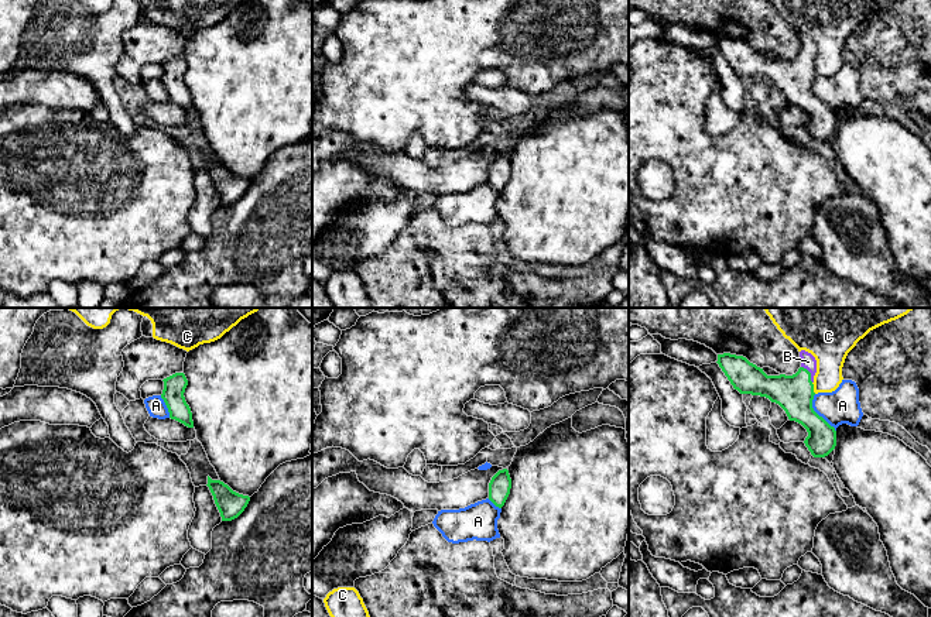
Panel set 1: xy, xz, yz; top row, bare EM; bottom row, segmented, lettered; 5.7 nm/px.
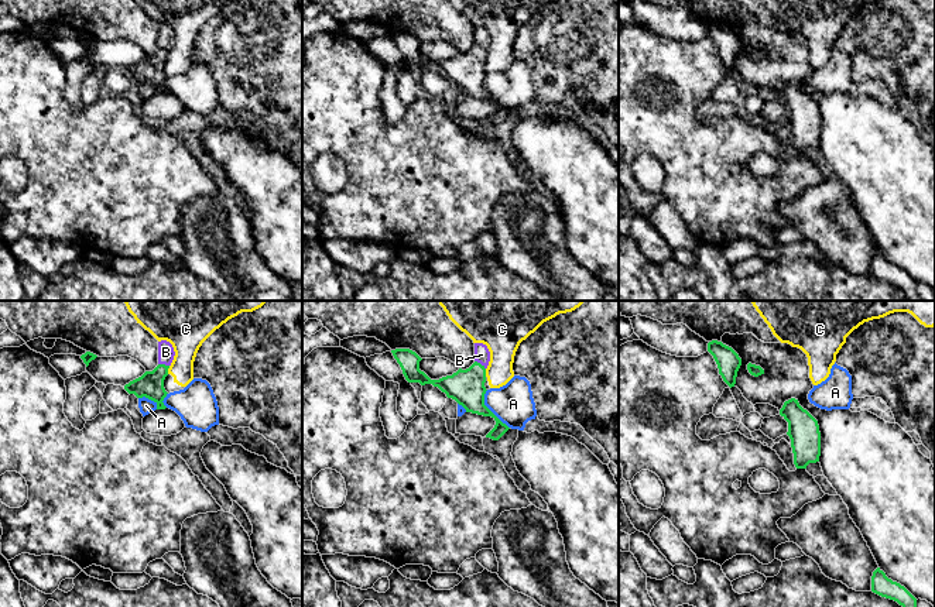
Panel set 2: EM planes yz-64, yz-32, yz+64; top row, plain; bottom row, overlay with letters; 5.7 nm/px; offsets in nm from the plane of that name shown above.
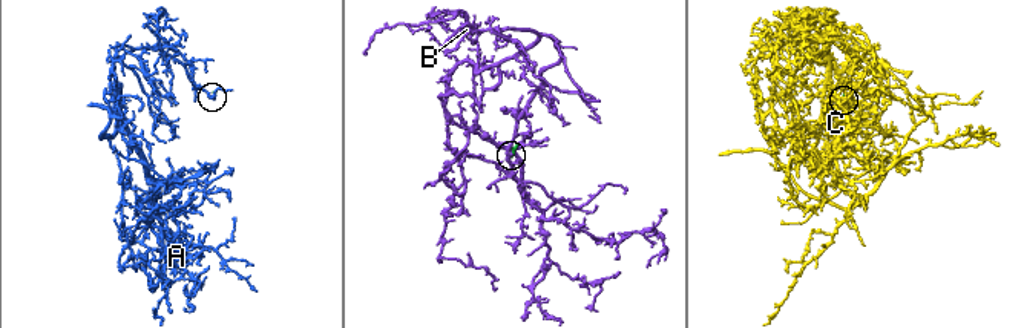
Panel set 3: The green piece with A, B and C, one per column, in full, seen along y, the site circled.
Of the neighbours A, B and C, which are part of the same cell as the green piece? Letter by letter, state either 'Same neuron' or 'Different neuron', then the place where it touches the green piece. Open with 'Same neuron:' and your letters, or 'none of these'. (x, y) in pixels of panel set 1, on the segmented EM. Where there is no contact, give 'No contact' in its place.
Same neuron: B
A: Different neuron. Touches green at yz (817, 414)
B: Same neuron. Touches green at yz (810, 373)
C: Different neuron. Touches green at yz (813, 388)

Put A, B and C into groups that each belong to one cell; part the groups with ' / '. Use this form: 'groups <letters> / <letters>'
groups A / B / C

